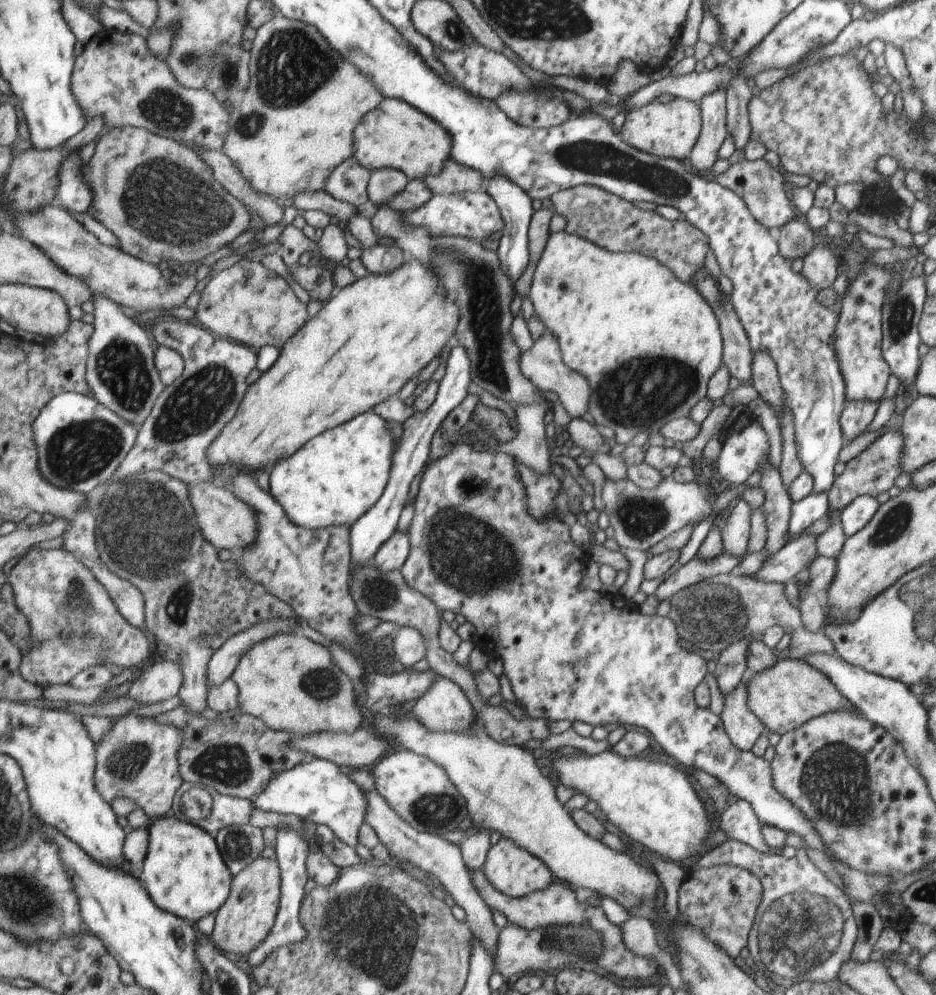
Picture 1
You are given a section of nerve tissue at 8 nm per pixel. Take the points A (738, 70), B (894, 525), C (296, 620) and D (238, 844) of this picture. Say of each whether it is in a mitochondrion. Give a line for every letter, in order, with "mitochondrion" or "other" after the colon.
A: other
B: mitochondrion
C: other
D: mitochondrion

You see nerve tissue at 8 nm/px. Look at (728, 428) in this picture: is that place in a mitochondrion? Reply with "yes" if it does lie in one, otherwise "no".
no

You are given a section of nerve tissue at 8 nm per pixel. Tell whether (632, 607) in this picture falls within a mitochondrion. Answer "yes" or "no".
no

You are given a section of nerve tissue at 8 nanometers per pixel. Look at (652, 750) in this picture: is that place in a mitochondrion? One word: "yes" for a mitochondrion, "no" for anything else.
no

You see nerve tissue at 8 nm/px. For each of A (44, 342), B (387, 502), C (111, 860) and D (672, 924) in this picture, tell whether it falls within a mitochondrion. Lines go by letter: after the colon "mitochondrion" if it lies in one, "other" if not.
A: other
B: other
C: other
D: other

